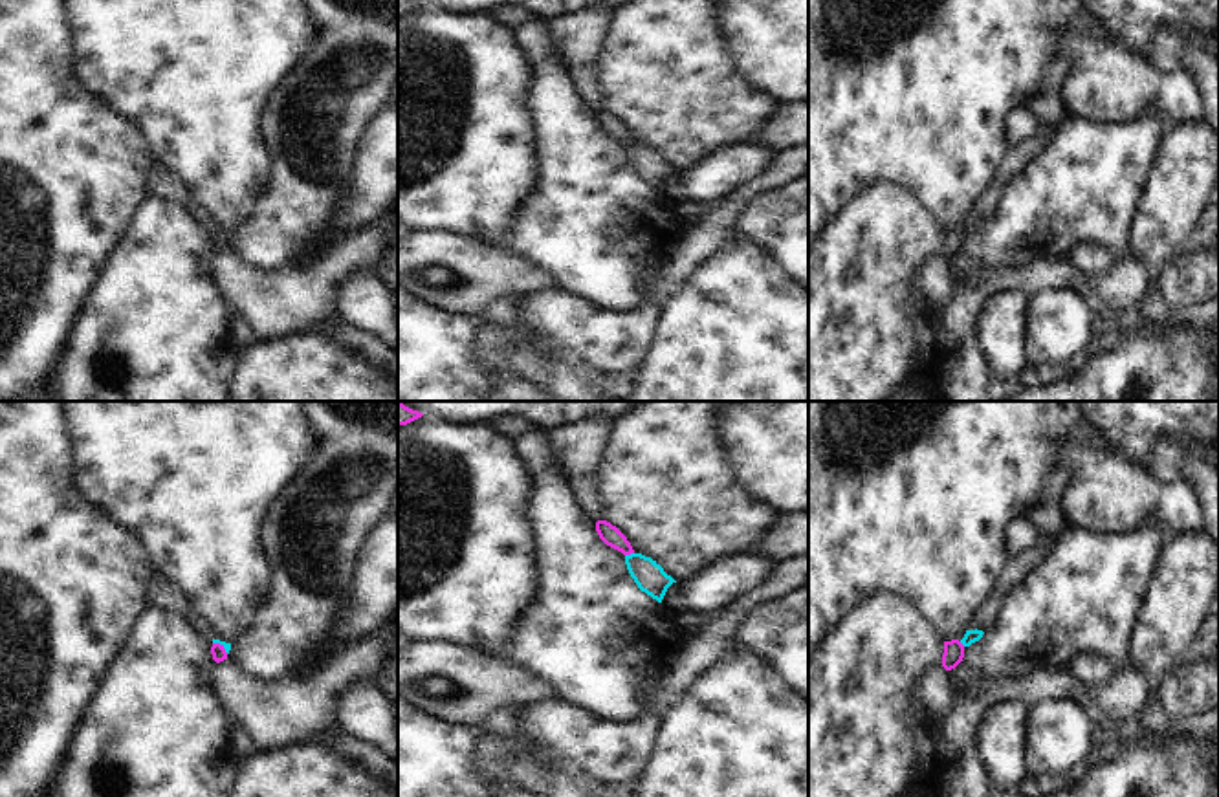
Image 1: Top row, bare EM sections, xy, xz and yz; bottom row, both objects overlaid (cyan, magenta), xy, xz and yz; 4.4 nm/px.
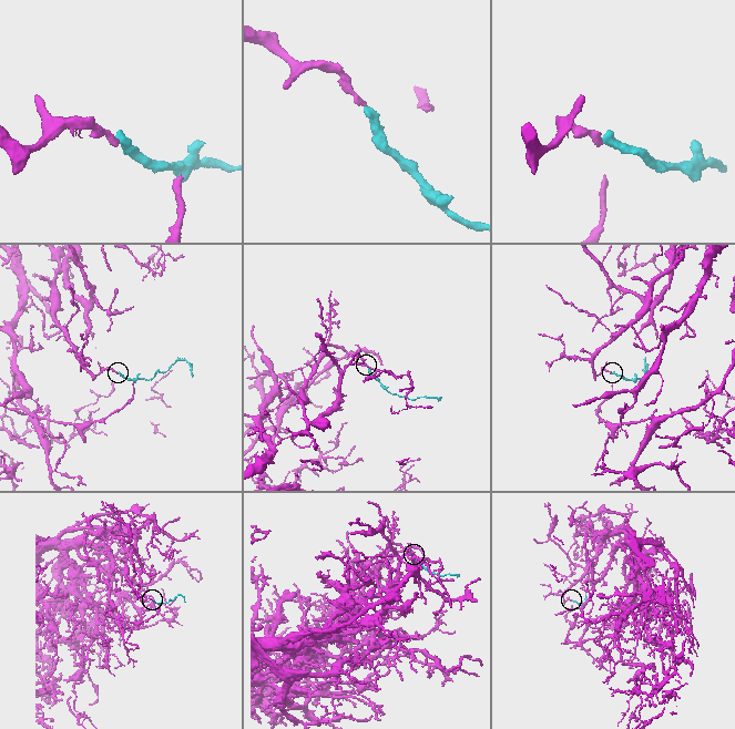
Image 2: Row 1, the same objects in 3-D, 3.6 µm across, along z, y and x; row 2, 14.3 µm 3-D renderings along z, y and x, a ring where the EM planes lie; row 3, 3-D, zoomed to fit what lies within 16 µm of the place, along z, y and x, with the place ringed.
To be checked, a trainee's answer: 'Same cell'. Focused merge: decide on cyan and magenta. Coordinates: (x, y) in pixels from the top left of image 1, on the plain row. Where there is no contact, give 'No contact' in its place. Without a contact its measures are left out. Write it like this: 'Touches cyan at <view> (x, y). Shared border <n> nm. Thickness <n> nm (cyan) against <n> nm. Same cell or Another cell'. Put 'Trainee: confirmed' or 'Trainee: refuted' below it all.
Touches cyan at xz (631, 143). Shared border 40 nm. Thickness 130 nm (cyan) against 90 nm. Same cell
Trainee: confirmed

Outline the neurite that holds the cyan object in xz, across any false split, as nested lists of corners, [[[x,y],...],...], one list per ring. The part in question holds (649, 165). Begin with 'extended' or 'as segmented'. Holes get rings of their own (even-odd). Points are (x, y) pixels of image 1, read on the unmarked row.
extended; [[[598,110],[596,121],[607,136],[625,145],[627,159],[638,174],[638,178],[653,189],[656,189],[658,192],[662,192],[667,178],[676,170],[671,165],[667,165],[656,150],[642,143],[636,143],[627,126],[610,112]]]

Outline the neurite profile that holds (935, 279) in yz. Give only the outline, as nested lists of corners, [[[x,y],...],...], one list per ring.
[[[933,257],[918,269],[918,286],[922,289],[924,300],[944,306],[953,291],[953,273],[950,260],[944,257]]]

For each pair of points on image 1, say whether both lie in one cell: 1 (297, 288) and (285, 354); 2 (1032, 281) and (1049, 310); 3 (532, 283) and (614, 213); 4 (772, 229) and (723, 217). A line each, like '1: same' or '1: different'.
1: different
2: different
3: different
4: different

